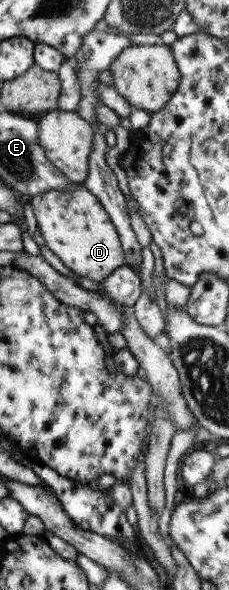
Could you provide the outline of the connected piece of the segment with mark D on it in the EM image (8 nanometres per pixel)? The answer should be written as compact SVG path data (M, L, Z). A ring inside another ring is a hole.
M82 184L74 190L50 190L28 199L28 202L34 208L46 246L76 275L101 283L126 264L114 223L98 198Z

